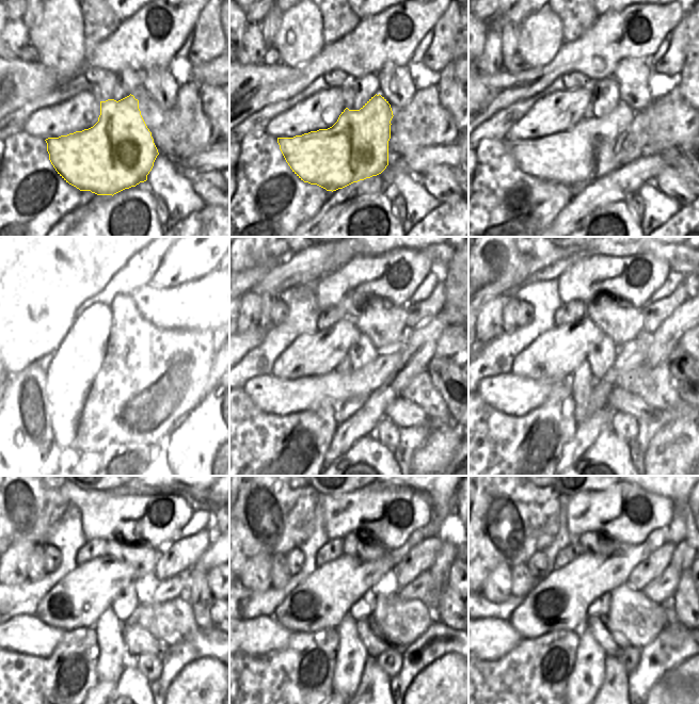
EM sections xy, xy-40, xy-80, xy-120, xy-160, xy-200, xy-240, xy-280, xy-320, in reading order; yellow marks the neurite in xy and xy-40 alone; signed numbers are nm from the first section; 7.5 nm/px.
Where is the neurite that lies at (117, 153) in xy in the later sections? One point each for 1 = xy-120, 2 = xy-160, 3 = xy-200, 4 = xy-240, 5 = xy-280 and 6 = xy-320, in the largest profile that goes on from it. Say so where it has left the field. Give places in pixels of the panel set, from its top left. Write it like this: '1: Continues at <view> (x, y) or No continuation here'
1: Continues at xy-120 (101, 393)
2: Continues at xy-160 (348, 392)
3: Continues at xy-200 (511, 395)
4: Continues at xy-240 (27, 635)
5: Continues at xy-280 (257, 636)
6: Continues at xy-320 (490, 638).

